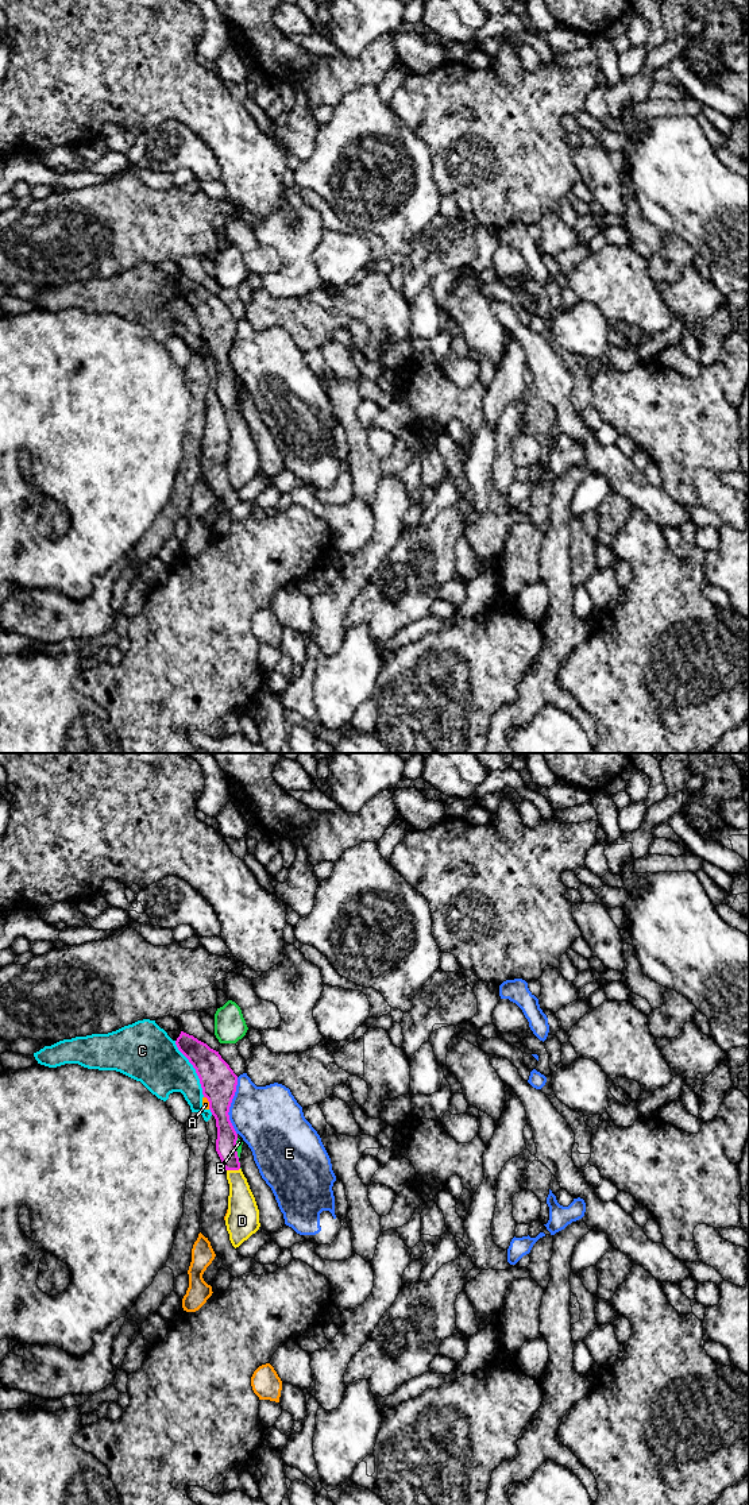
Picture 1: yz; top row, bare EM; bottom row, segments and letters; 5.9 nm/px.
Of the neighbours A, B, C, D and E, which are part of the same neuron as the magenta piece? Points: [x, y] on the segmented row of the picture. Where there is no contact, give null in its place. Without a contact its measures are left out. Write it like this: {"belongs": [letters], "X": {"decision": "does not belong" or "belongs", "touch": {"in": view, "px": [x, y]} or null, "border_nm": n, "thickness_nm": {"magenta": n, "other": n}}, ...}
{"belongs": ["D"], "A": {"decision": "does not belong", "touch": {"in": "yz", "px": [209, 1103]}, "border_nm": 90, "thickness_nm": {"magenta": 220, "other": 50}}, "B": {"decision": "does not belong", "touch": {"in": "yz", "px": [235, 1147]}, "border_nm": 120, "thickness_nm": {"magenta": 130, "other": 40}}, "C": {"decision": "does not belong", "touch": {"in": "yz", "px": [195, 1068]}, "border_nm": 380, "thickness_nm": {"magenta": 220, "other": 320}}, "D": {"decision": "belongs", "touch": {"in": "yz", "px": [232, 1169]}, "border_nm": 80, "thickness_nm": {"magenta": 130, "other": 180}}, "E": {"decision": "does not belong", "touch": {"in": "yz", "px": [230, 1106]}, "border_nm": 340, "thickness_nm": {"magenta": 220, "other": 400}}}

